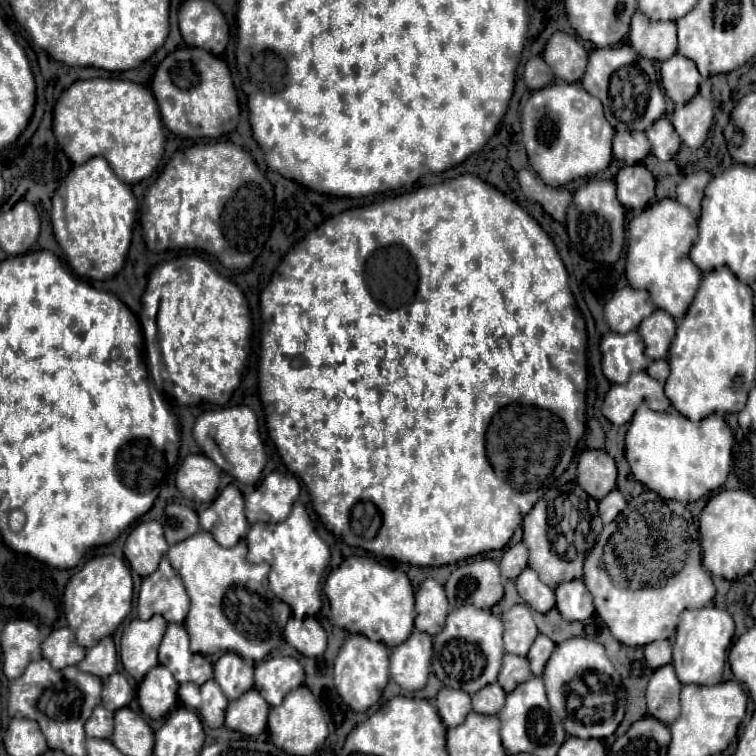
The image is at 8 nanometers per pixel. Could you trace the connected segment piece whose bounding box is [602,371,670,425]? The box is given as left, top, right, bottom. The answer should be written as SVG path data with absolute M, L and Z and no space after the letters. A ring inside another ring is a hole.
M646 371L632 373L630 379L622 385L612 385L604 397L602 413L614 425L624 425L632 419L642 401L648 401L648 407L654 411L670 409L670 401L664 393L662 383L658 383Z

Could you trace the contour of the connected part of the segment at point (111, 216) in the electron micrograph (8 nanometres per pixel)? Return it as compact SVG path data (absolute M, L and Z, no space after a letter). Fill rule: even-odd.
M92 157L84 165L74 166L63 179L52 197L51 222L54 237L60 243L72 271L79 277L102 281L116 275L125 260L132 241L132 225L136 221L138 203L132 187L120 181L104 157Z

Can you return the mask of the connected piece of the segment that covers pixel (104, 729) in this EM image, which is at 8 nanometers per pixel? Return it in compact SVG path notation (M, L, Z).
M98 705L92 713L92 717L86 721L86 735L88 737L98 737L98 739L110 739L112 729L114 729L112 717L114 717L112 711Z

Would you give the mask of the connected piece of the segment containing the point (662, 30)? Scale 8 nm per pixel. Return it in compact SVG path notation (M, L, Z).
M636 11L630 25L630 45L646 59L664 61L676 53L676 23L652 21Z

